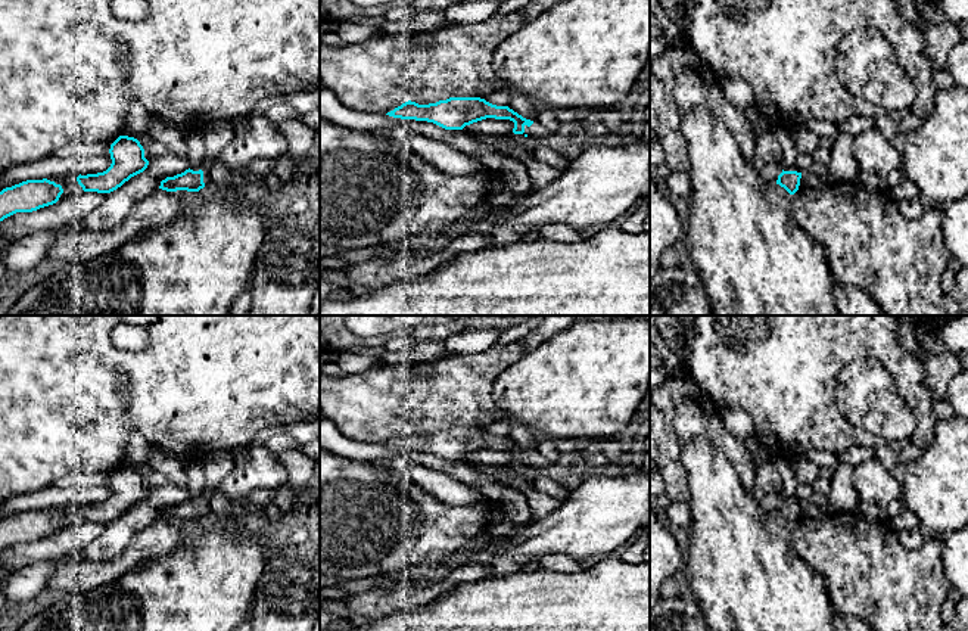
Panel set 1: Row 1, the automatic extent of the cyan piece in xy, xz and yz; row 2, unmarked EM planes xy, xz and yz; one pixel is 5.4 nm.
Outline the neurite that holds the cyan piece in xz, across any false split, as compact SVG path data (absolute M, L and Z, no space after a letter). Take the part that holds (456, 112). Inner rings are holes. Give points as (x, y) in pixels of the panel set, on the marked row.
M449 97L429 105L408 100L386 115L427 121L445 130L463 130L466 125L486 118L510 119L514 122L513 133L516 137L542 139L553 134L538 119L523 118L508 106L497 106L480 97Z

